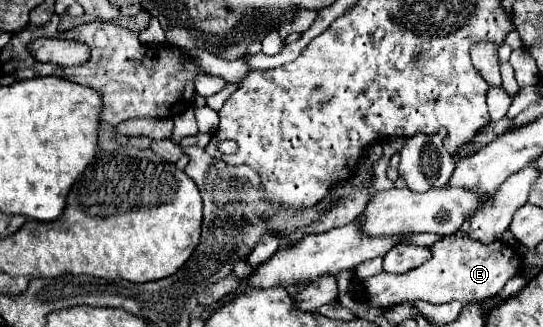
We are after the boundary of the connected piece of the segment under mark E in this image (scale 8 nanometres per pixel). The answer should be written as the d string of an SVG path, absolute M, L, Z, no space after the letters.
M460 234L444 236L442 240L438 240L436 244L430 246L430 258L426 260L426 264L422 264L422 266L418 266L418 268L414 268L410 272L404 272L400 276L380 272L380 274L376 274L372 278L360 280L358 282L362 286L360 300L364 300L368 306L374 306L374 308L386 308L386 306L396 306L396 304L404 304L404 306L410 304L412 306L416 300L422 300L422 302L428 302L428 304L446 304L446 302L452 302L452 300L458 300L462 304L472 304L472 302L480 302L480 300L496 296L504 288L508 278L518 274L518 262L522 264L522 260L518 258L516 248L510 248L504 242L498 242L498 240L490 242L490 244L474 242L466 234L464 236L460 236Z

